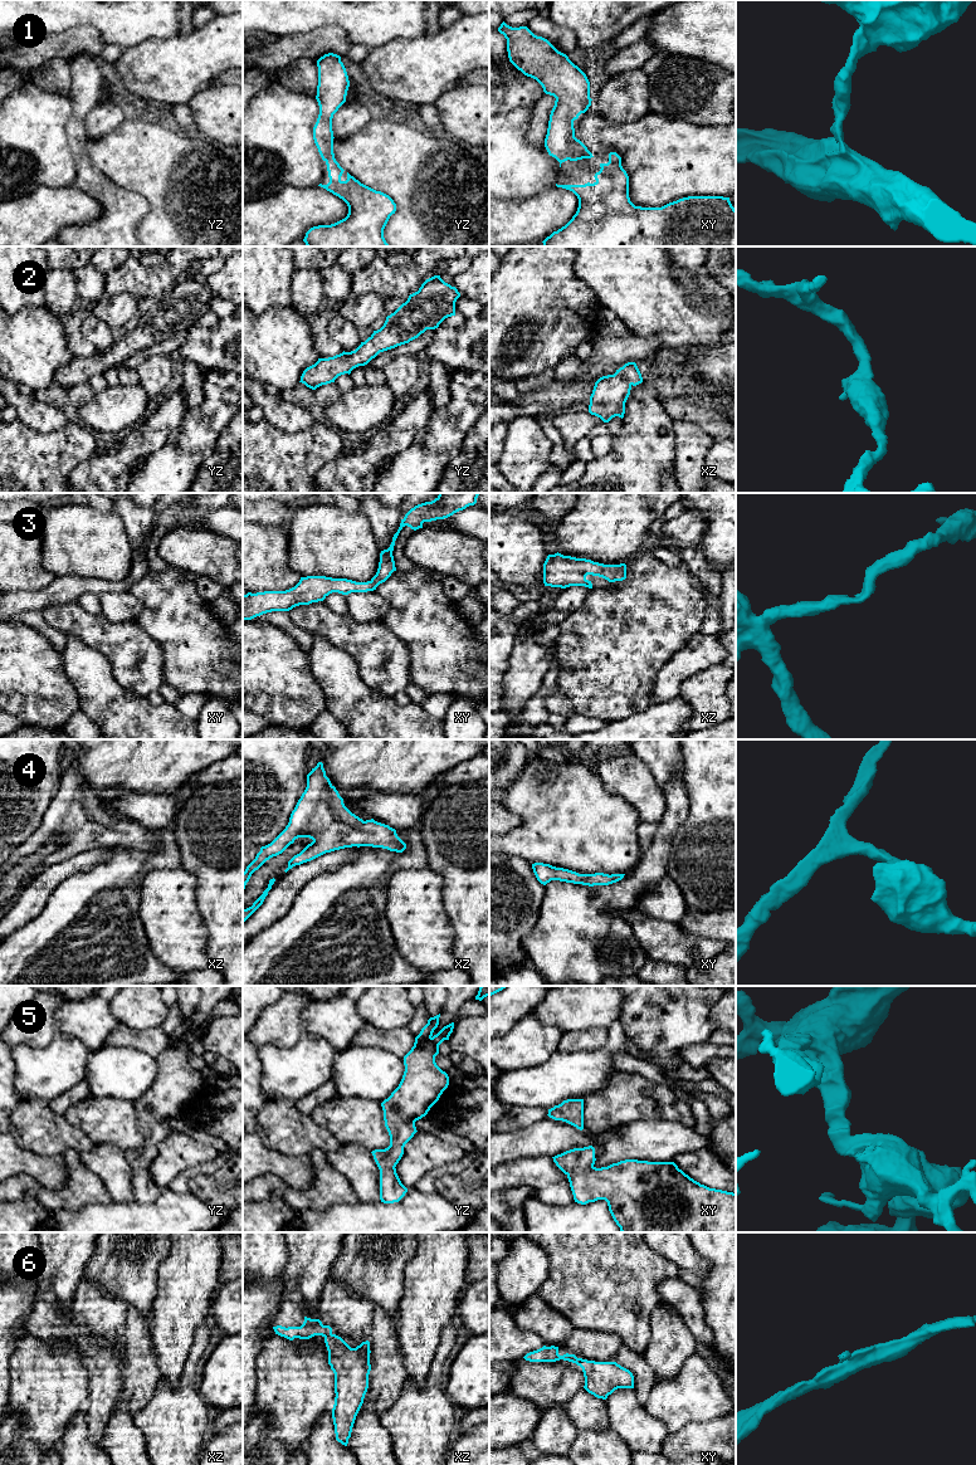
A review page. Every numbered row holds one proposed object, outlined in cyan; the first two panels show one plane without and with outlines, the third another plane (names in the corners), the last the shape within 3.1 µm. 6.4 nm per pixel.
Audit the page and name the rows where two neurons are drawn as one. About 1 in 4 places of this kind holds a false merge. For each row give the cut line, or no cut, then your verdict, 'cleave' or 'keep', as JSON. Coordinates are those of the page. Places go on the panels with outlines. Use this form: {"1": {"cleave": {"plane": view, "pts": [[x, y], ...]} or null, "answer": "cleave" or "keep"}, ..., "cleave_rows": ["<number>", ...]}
{"1": {"cleave": null, "answer": "keep"}, "2": {"cleave": null, "answer": "keep"}, "3": {"cleave": null, "answer": "keep"}, "4": {"cleave": null, "answer": "keep"}, "5": {"cleave": null, "answer": "keep"}, "6": {"cleave": {"plane": "xz", "pts": [[331, 1333], [325, 1338]]}, "answer": "cleave"}, "cleave_rows": ["6"]}

